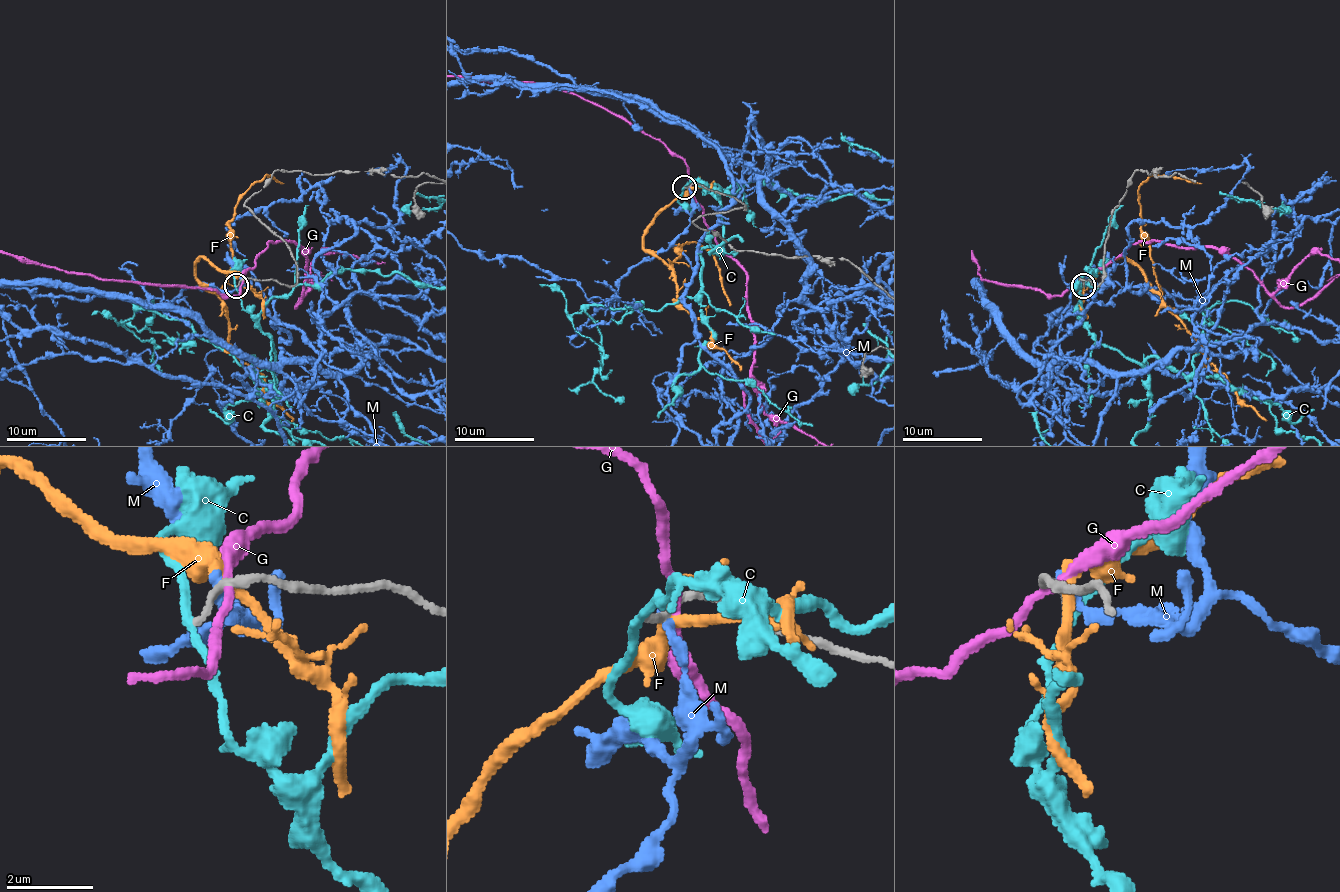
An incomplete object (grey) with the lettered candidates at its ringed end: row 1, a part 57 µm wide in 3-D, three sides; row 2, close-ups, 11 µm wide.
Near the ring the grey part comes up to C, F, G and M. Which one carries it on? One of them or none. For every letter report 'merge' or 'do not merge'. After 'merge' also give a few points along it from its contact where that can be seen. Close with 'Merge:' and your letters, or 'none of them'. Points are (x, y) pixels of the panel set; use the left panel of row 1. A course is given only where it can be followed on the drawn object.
C: do not merge
F: do not merge
G: do not merge
M: do not merge
Merge: none of them

